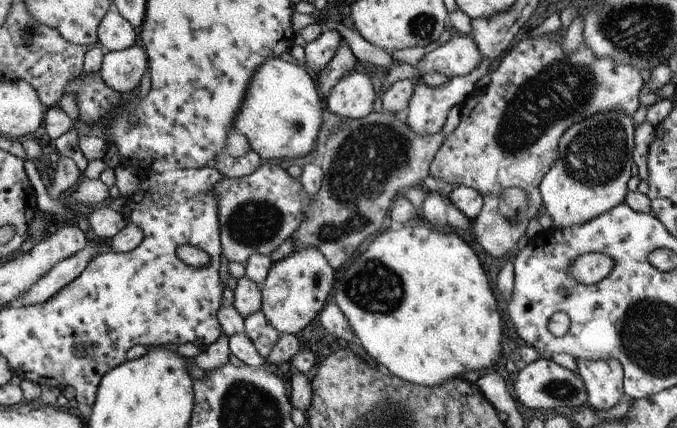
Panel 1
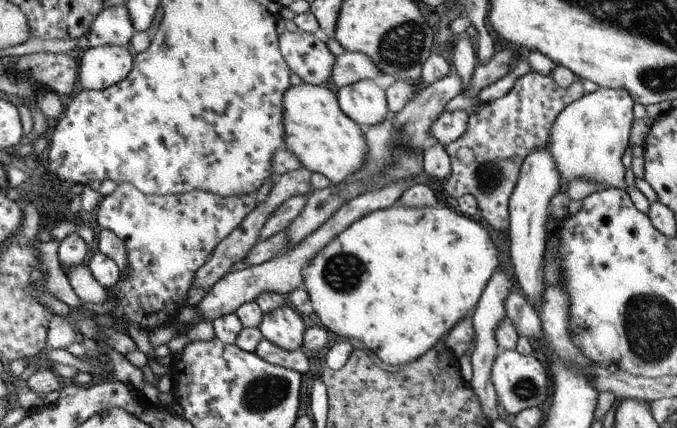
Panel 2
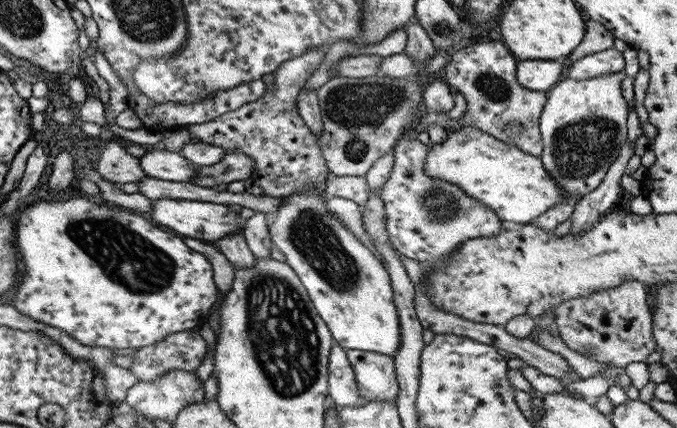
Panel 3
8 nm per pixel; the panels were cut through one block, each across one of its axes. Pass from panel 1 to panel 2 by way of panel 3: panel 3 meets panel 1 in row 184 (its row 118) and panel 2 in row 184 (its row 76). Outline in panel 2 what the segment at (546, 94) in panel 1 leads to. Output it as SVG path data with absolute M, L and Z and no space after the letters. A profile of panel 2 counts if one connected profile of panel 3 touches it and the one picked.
M529 71L519 76L509 91L498 99L484 103L468 119L463 134L453 142L444 146L449 157L450 173L446 178L443 190L450 197L458 199L463 195L473 195L483 222L497 232L505 233L508 227L508 198L518 179L518 172L523 159L537 149L545 149L554 118L569 103L582 97L581 81L575 80L566 88L558 86L549 75Z

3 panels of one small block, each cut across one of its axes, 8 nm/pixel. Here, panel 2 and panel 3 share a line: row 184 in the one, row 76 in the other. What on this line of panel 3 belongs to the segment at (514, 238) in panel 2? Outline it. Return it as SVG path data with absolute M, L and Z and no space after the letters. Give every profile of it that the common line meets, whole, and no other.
M555 60L516 61L516 81L529 90L545 93L559 80L559 74L561 64Z

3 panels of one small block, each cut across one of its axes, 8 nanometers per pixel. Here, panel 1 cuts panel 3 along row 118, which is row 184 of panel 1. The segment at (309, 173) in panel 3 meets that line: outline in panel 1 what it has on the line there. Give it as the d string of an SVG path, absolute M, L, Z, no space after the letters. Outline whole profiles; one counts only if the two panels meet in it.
M263 160L251 174L236 179L222 176L214 184L214 197L217 203L216 217L219 223L221 254L228 262L243 264L251 254L269 256L269 253L299 226L310 204L310 196L305 192L299 178L292 177L285 169L279 167L279 162L273 160Z

